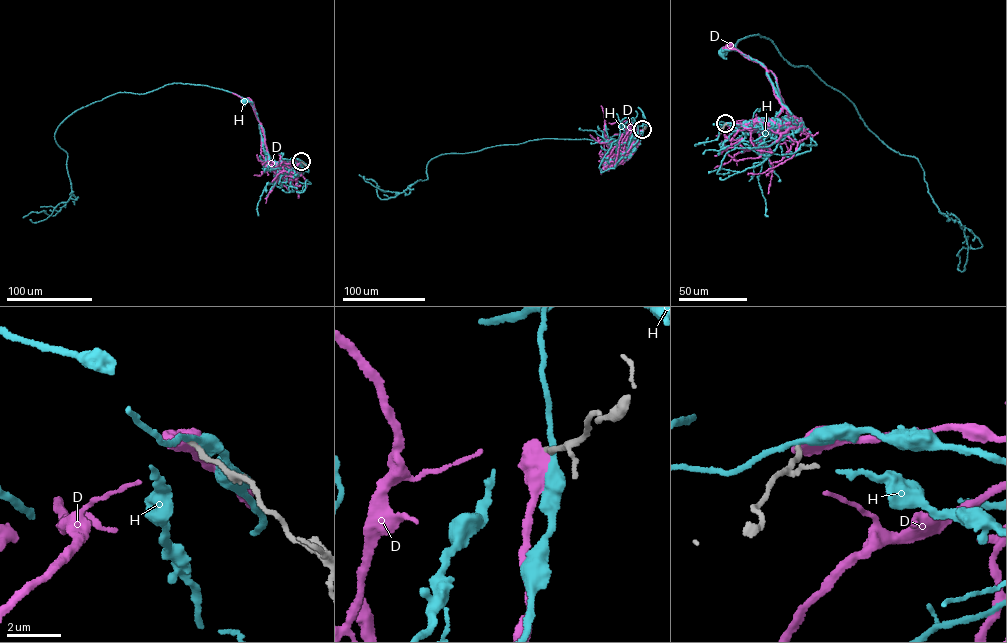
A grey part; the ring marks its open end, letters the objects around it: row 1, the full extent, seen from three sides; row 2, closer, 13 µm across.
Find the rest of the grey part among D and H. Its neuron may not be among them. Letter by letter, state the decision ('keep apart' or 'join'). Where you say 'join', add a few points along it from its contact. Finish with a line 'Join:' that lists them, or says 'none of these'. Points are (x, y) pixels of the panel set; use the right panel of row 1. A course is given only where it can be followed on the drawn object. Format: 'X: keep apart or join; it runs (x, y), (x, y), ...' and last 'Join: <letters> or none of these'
D: keep apart
H: keep apart
Join: none of these

